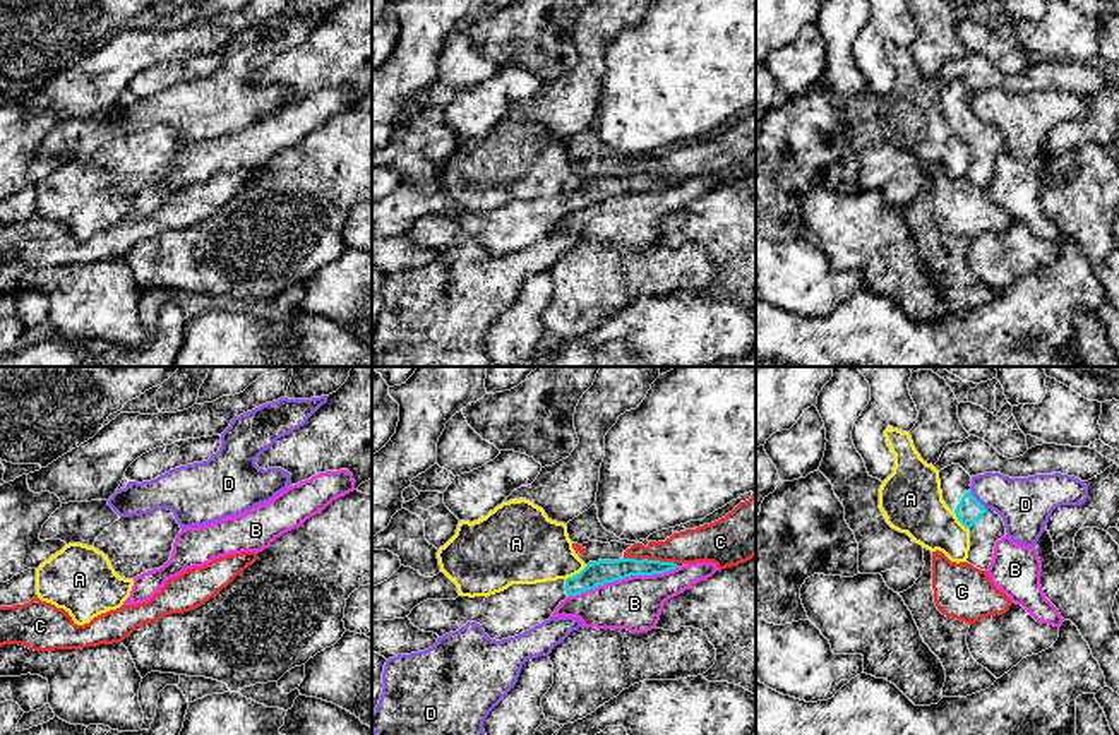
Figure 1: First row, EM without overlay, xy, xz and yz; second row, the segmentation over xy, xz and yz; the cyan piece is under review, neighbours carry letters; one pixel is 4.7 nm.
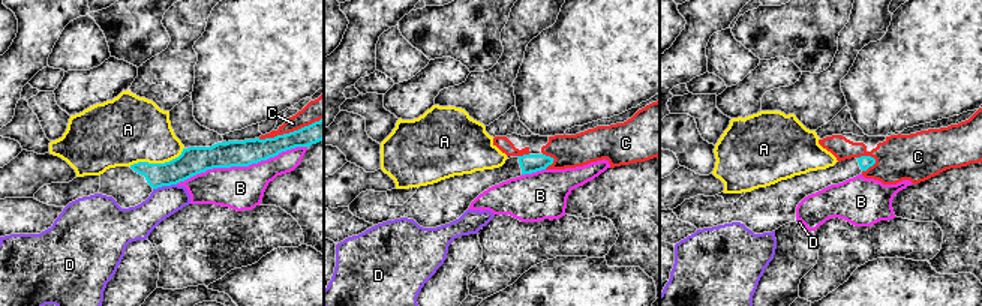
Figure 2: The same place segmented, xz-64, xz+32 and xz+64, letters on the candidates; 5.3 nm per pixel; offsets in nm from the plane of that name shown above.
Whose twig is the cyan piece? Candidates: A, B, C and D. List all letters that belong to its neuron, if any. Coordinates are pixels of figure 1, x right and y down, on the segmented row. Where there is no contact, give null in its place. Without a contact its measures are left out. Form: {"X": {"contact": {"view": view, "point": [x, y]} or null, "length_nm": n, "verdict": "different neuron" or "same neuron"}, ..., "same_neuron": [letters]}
{"A": {"contact": {"view": "xz", "point": [576, 574]}, "length_nm": 120, "verdict": "different neuron"}, "B": {"contact": {"view": "xz", "point": [622, 578]}, "length_nm": 550, "verdict": "different neuron"}, "C": {"contact": {"view": "xz", "point": [650, 561]}, "length_nm": 260, "verdict": "different neuron"}, "D": {"contact": {"view": "yz", "point": [977, 501]}, "length_nm": 120, "verdict": "different neuron"}, "same_neuron": []}

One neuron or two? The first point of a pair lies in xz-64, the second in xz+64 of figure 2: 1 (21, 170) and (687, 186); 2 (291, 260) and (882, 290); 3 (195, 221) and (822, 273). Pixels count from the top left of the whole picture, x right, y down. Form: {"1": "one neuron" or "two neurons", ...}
{"1": "one neuron", "2": "one neuron", "3": "one neuron"}

